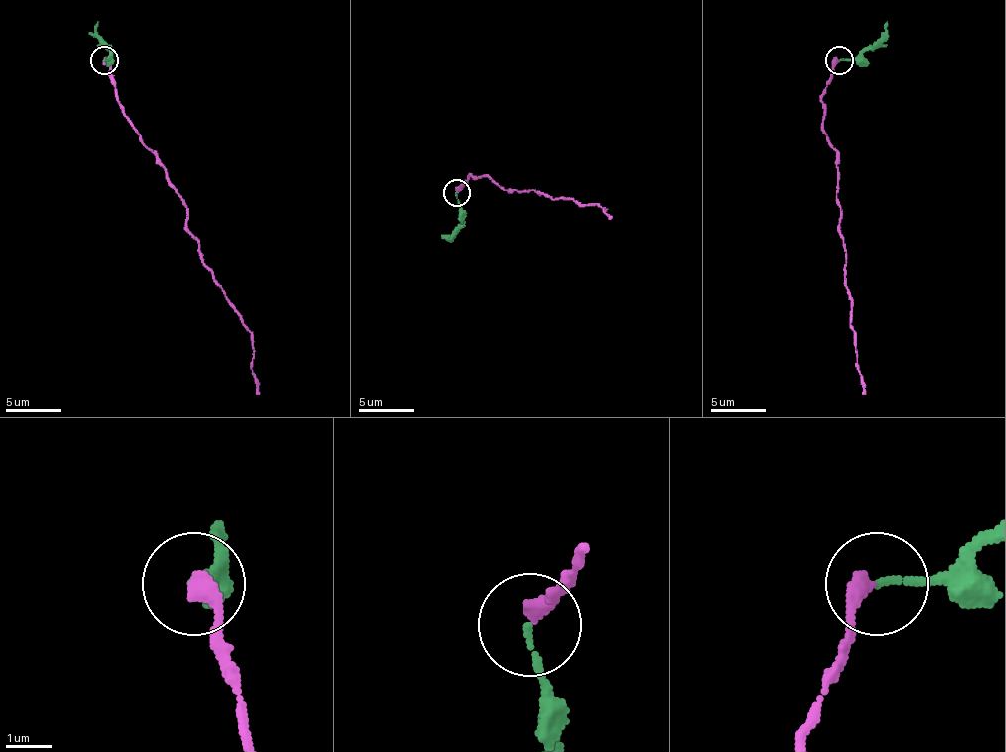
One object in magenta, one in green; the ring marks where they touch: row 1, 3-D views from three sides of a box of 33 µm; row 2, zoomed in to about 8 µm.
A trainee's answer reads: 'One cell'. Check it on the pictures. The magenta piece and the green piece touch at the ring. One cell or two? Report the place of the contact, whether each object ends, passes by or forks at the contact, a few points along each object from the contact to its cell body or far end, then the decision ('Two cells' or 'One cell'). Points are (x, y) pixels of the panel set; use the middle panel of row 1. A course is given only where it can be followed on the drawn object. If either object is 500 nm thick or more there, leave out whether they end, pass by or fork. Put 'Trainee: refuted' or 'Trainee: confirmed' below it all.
Place: (456, 192). At the ring magenta ends. At the ring green ends. Course of magenta: (456, 192), (470, 175), (486, 175), (505, 189), (568, 197), (612, 216). Course of green: (456, 192), (461, 225), (448, 238), (450, 241). Two cells
Trainee: refuted

